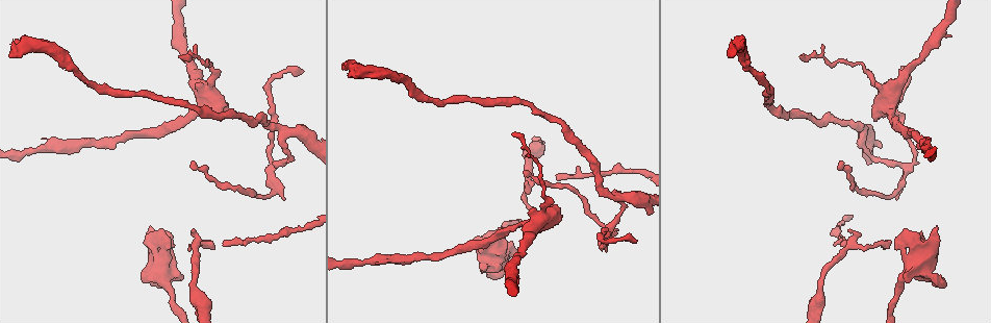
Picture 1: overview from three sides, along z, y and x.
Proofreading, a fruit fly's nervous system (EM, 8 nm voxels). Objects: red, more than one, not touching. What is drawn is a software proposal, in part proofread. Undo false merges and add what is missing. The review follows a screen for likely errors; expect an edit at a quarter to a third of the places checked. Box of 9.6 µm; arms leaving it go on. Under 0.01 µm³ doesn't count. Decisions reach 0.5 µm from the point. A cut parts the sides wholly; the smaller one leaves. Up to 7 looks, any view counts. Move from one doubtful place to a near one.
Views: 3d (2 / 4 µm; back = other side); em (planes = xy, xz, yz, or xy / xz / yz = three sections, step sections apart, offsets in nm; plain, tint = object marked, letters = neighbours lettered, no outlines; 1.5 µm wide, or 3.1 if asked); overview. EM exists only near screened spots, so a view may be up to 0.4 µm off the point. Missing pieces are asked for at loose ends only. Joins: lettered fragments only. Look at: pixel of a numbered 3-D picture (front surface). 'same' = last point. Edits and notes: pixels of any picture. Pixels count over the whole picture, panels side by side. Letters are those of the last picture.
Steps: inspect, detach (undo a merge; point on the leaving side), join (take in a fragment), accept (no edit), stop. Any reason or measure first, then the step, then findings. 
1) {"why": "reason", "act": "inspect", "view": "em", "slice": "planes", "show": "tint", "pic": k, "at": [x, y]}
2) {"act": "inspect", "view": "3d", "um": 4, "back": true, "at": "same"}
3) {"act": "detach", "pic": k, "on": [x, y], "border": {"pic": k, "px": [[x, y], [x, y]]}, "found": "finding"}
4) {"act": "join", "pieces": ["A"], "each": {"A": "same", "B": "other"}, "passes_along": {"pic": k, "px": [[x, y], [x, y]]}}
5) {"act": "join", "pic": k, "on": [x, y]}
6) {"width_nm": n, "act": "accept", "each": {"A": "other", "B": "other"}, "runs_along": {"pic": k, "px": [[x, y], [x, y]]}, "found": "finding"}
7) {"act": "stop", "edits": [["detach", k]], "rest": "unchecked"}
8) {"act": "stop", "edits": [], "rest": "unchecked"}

{"why": "tapers out", "act": "inspect", "view": "em", "slice": "planes", "show": "letters", "pic": 1, "at": [556, 175]}

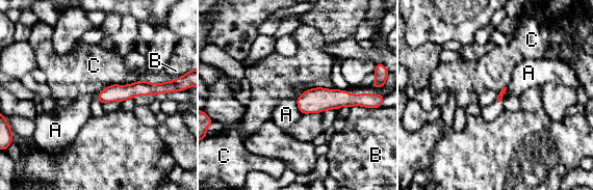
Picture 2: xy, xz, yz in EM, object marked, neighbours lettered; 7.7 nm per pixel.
{"longest_contact_nm": ["A", 130], "act": "accept", "each": {"A": "other", "B": "other", "C": "other"}, "found": "none of them fits"}

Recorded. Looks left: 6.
{"why": "free end", "act": "inspect", "view": "3d", "um": 2, "back": true, "pic": 1, "at": [894, 249]}

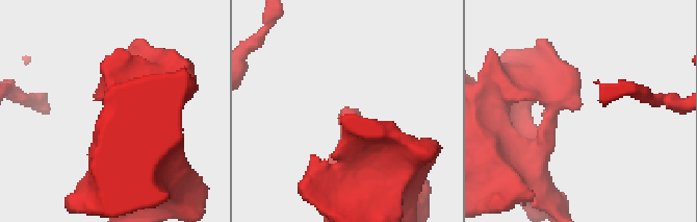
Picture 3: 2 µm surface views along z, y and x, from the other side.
{"act": "inspect", "view": "em", "slice": "planes", "show": "letters", "pic": 3, "at": [344, 108]}

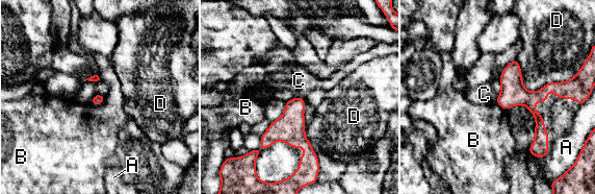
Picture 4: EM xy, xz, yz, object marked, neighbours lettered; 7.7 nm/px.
{"act": "accept", "each": {"A": "other", "B": "other", "C": "other", "D": "other"}, "border": {"pic": 4, "px": [[295, 96], [303, 98]]}, "found": "no lettered fragment goes on from it"}

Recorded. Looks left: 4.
{"why": "a fork", "act": "inspect", "view": "em", "slice": "planes", "show": "letters", "pic": 1, "at": [904, 169]}

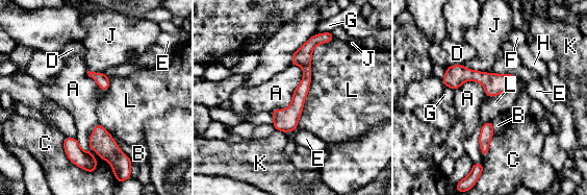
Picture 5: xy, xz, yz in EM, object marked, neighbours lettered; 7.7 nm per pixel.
{"act": "accept", "each": {"A": "other", "B": "other", "C": "other", "D": "other", "E": "other", "F": "other", "G": "other", "H": "other", "J": "other", "K": "other", "L": "other"}, "border": {"pic": 5, "px": [[334, 38], [312, 50], [297, 126]]}, "found": "continuous, no second neuron"}

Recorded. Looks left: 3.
{"act": "stop", "edits": [], "rest": "unchecked"}

